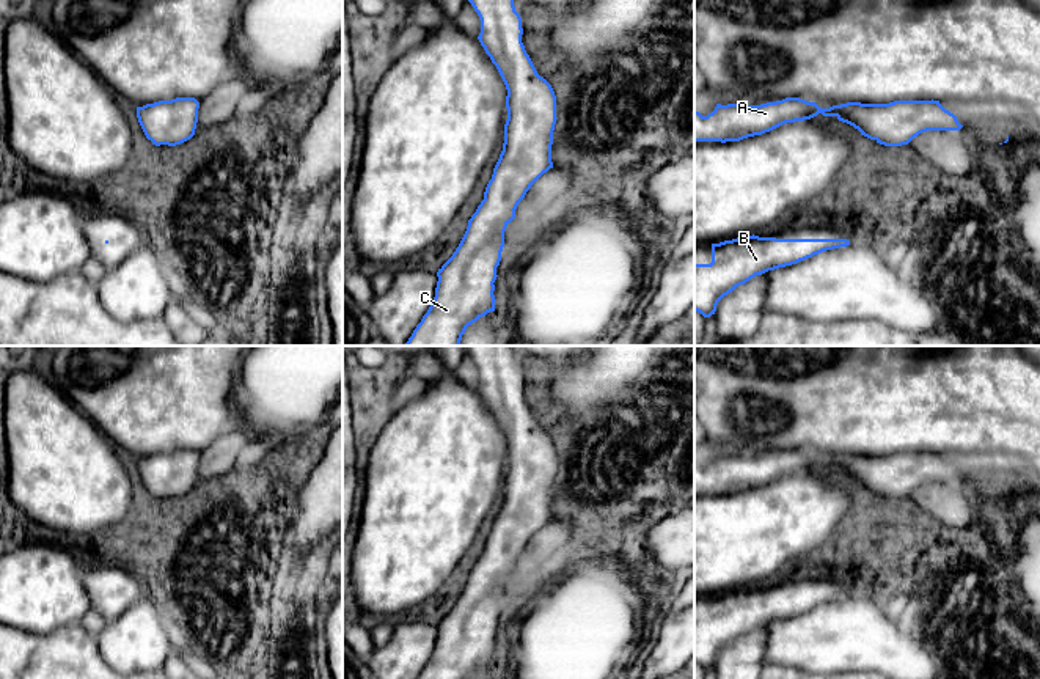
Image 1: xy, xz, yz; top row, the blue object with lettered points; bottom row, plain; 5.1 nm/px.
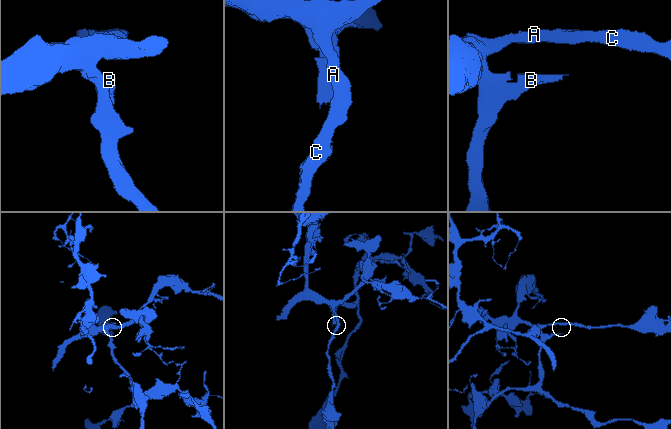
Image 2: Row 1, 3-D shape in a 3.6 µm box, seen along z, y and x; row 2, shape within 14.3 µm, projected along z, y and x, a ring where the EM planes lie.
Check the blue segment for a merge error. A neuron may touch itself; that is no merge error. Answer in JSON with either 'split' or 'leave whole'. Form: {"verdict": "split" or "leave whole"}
{"verdict": "leave whole"}

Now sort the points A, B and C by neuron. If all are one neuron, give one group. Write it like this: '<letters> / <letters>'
A B C

